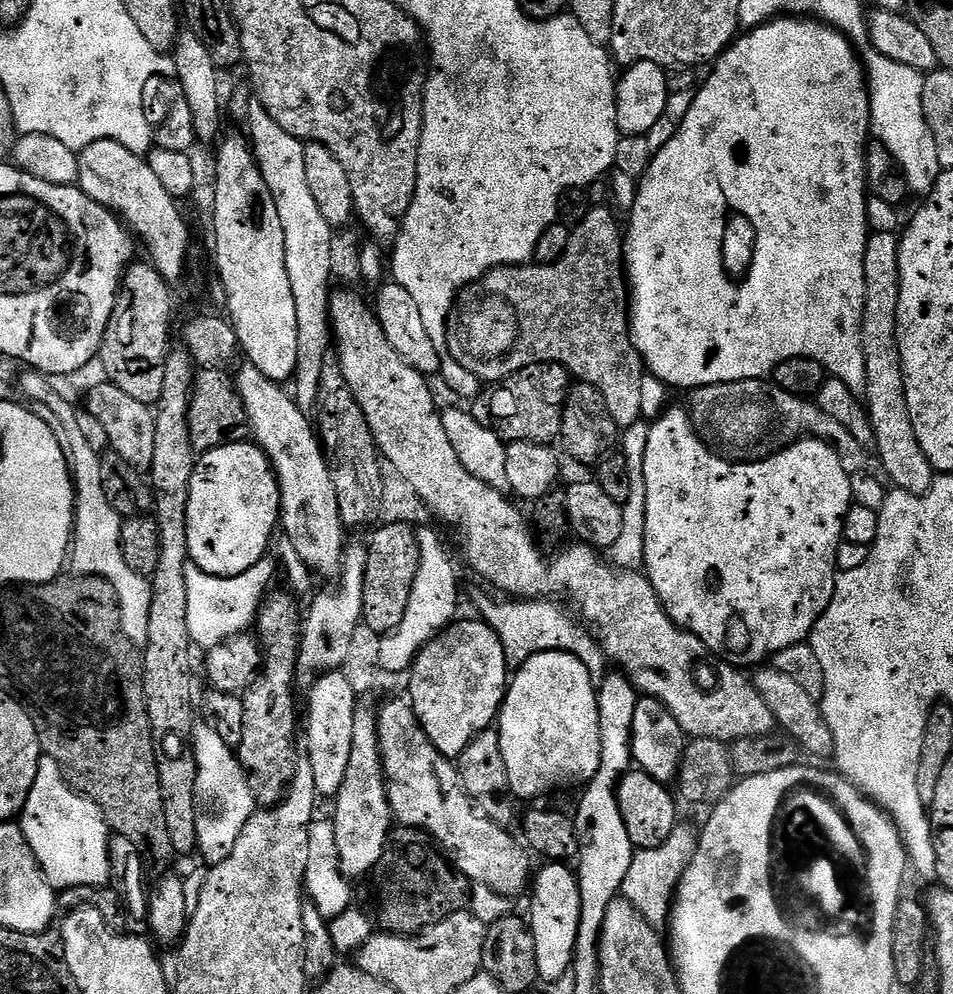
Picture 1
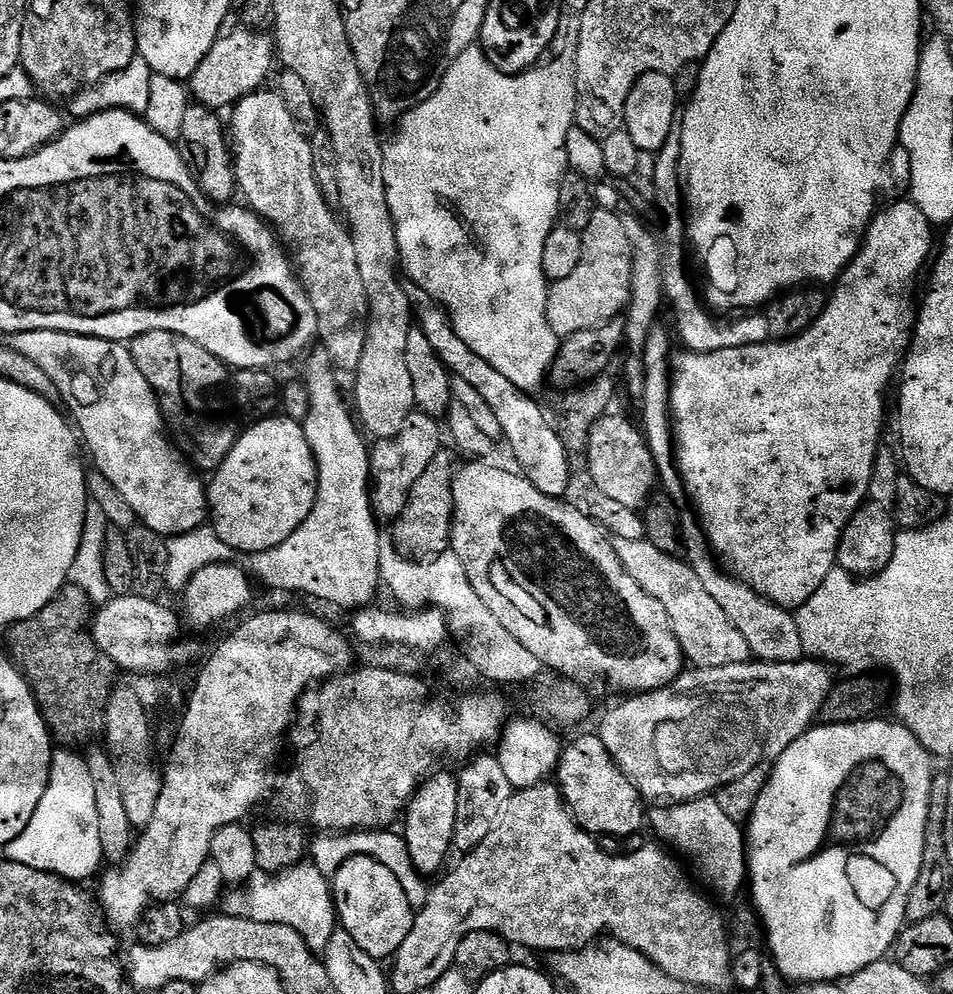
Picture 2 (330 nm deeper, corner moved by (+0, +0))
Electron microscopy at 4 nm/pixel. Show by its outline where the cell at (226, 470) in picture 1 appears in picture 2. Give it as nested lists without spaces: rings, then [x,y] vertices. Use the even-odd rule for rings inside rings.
[[[283,414],[257,420],[253,428],[237,435],[236,444],[206,488],[211,527],[236,554],[277,548],[306,522],[316,501],[316,456],[310,450],[303,423]]]

